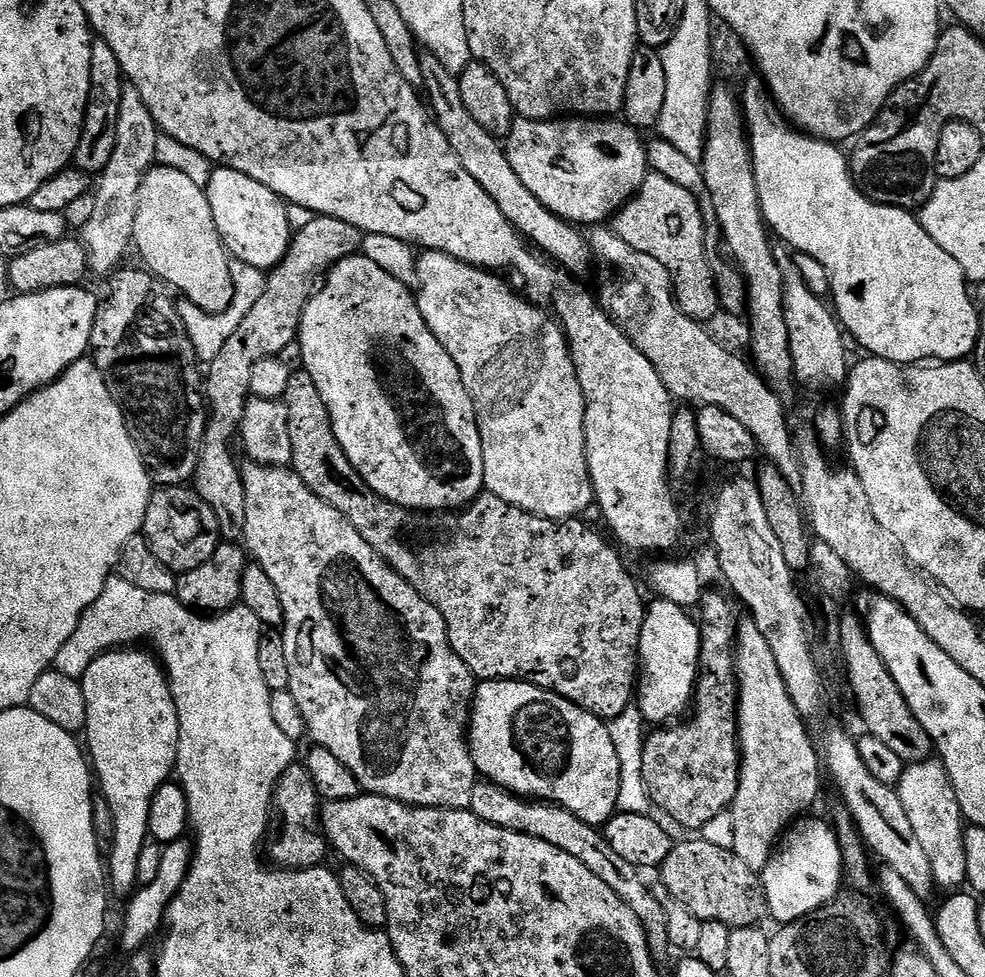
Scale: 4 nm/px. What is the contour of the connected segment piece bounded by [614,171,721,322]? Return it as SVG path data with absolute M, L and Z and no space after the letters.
M649 171L648 177L642 182L640 189L635 196L616 213L614 217L614 231L626 246L634 246L642 254L650 254L650 258L658 258L666 270L670 270L672 282L676 289L676 298L682 311L692 320L709 322L716 316L716 312L721 311L720 295L716 289L716 277L713 265L708 265L708 260L704 257L704 223L698 202L690 190L682 190L675 182L670 182L670 178L662 178L662 174Z

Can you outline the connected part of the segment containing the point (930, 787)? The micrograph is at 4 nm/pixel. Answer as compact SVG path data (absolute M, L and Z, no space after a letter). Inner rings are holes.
M936 758L909 764L904 769L898 791L902 806L906 806L906 815L914 825L914 834L918 834L926 855L930 857L930 866L934 866L937 885L941 889L959 889L956 887L963 885L968 878L968 851L964 845L966 821L958 794L950 782L950 774Z

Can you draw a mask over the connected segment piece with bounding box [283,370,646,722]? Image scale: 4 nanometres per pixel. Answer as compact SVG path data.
M303 370L293 371L290 383L286 386L286 394L283 398L286 410L290 414L290 450L292 451L292 463L290 465L292 471L298 474L298 478L302 478L302 482L306 482L306 486L310 486L310 490L314 490L314 494L318 494L318 498L322 498L322 502L326 502L330 506L334 506L334 510L338 510L338 514L342 514L346 518L346 522L350 522L350 526L354 526L354 530L358 530L358 534L362 534L362 538L366 538L366 542L370 542L370 546L374 546L374 550L388 565L394 569L406 582L410 582L410 586L414 586L414 590L418 590L418 594L422 594L422 598L426 598L426 602L430 602L438 610L438 614L442 614L442 618L448 627L448 637L450 638L450 646L454 650L454 654L458 654L458 658L462 658L462 662L466 662L466 666L473 674L473 677L480 682L507 682L509 680L524 680L527 684L533 684L539 688L545 688L547 692L557 692L562 698L566 698L570 702L574 702L578 707L586 709L588 712L594 713L600 720L611 722L614 718L618 718L628 708L633 707L634 697L638 692L638 677L640 675L640 639L642 638L642 626L644 625L644 614L646 611L646 600L640 597L640 588L636 585L634 577L628 573L628 568L624 565L624 560L599 536L597 529L590 525L586 525L580 518L570 520L546 520L542 516L535 516L526 510L522 510L518 506L510 506L510 502L502 502L502 498L497 496L489 496L481 494L472 501L466 508L459 510L449 510L447 512L417 512L414 508L403 508L394 502L390 502L386 498L382 498L377 492L358 474L358 470L354 470L354 466L350 462L350 458L346 458L346 454L342 450L342 446L338 442L338 438L334 434L334 426L330 418L330 410L326 410L326 402L322 402L322 394L318 394L318 386L314 386L314 378L310 378L310 374Z

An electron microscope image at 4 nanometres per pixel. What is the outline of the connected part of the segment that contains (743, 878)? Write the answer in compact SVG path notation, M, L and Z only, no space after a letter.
M703 838L696 840L684 840L673 843L670 850L670 858L662 865L664 872L664 884L668 887L668 892L680 903L679 907L687 912L689 917L696 916L700 922L713 920L724 923L730 929L734 928L754 928L761 923L763 916L769 915L768 900L764 897L764 885L761 877L738 854L731 848L713 846Z

